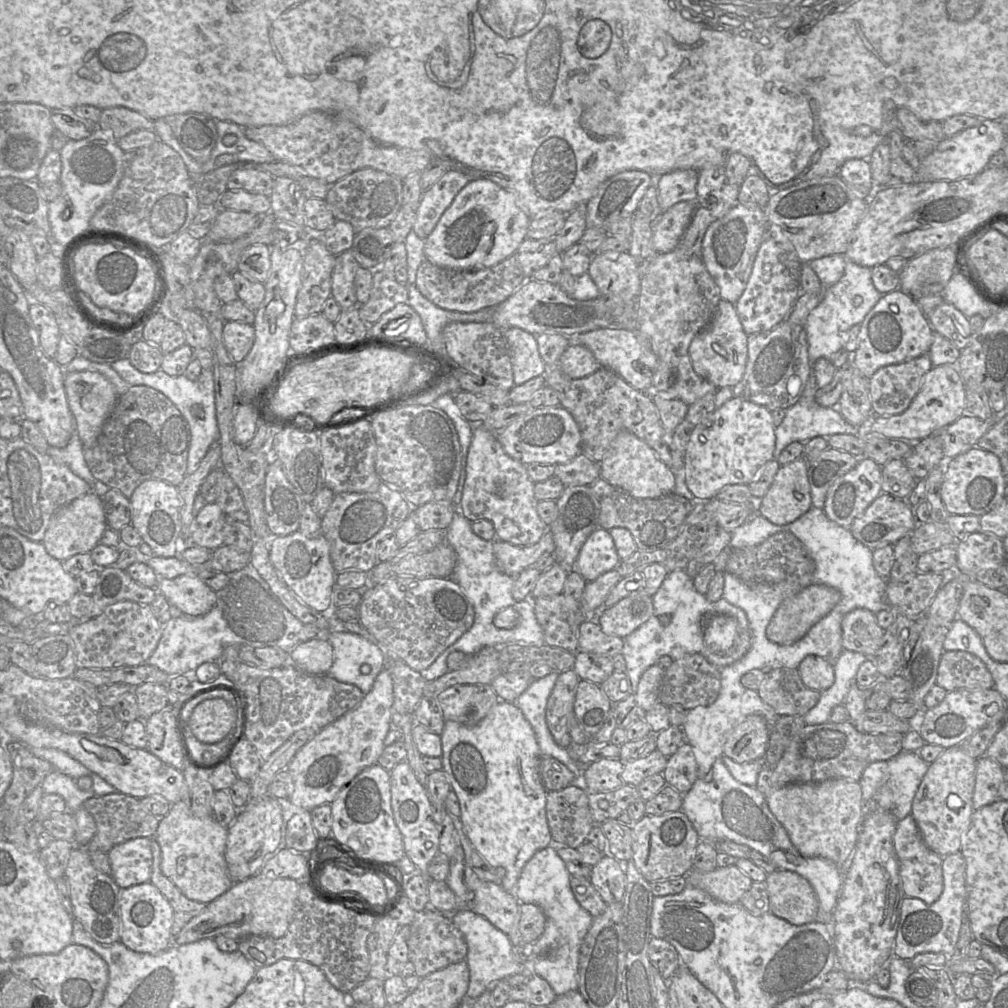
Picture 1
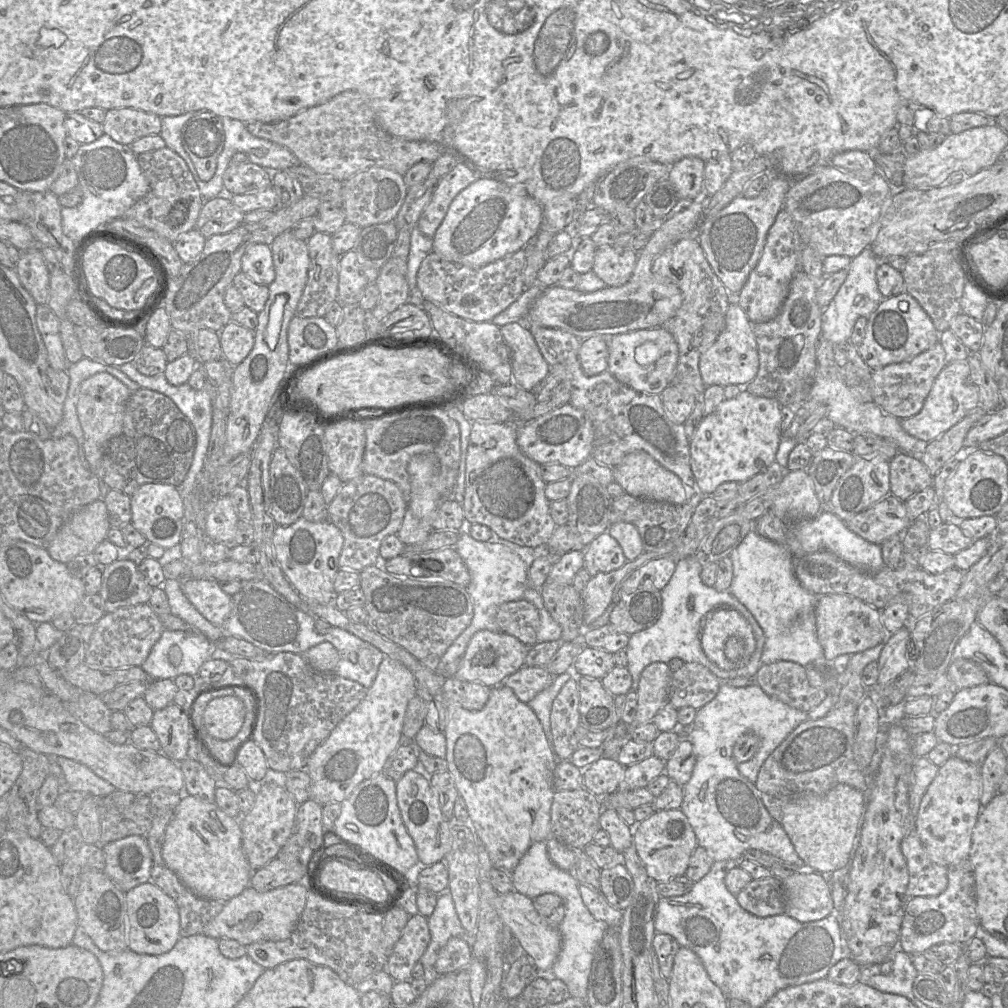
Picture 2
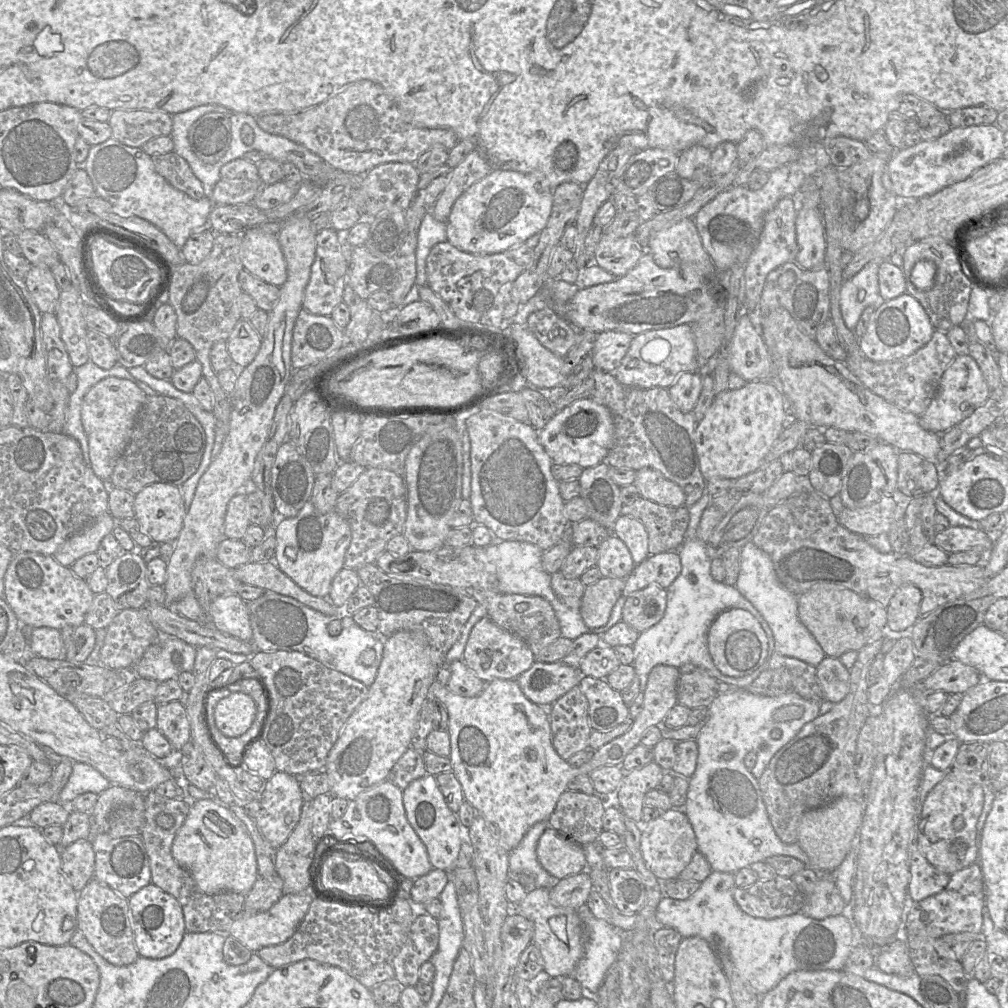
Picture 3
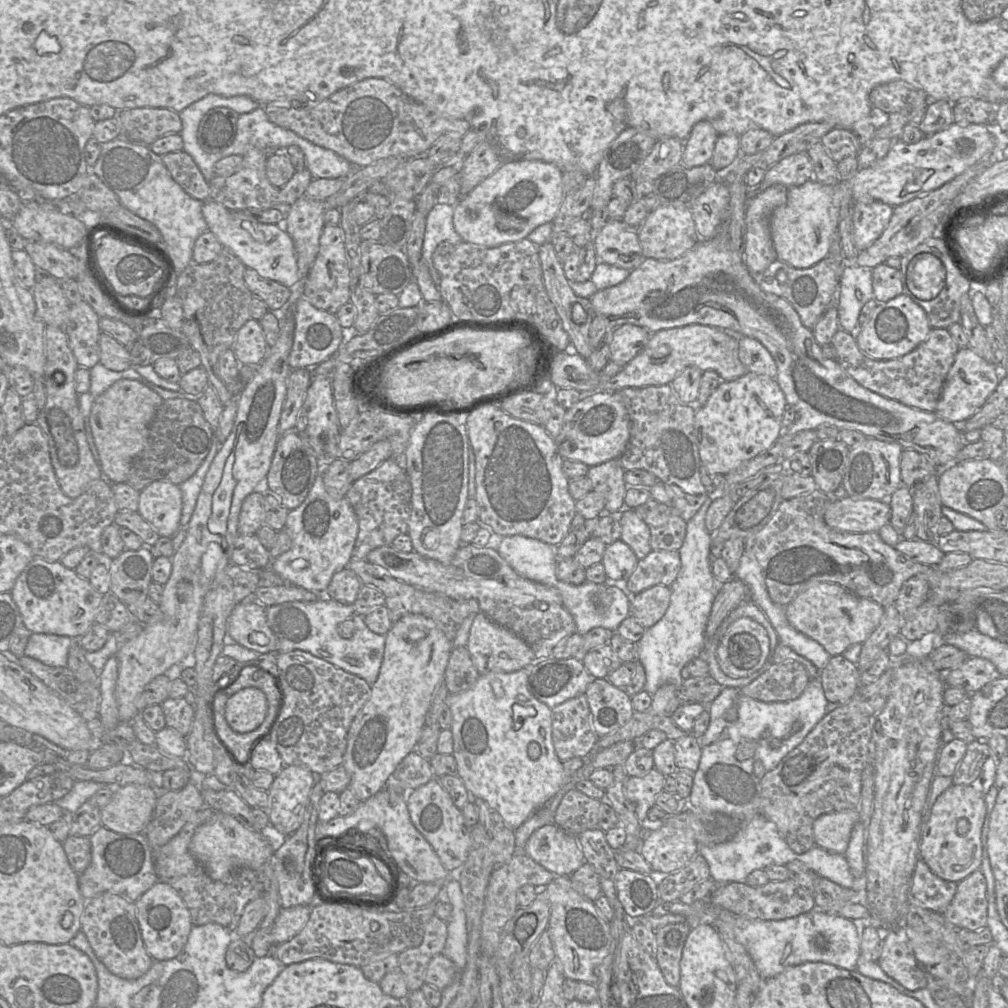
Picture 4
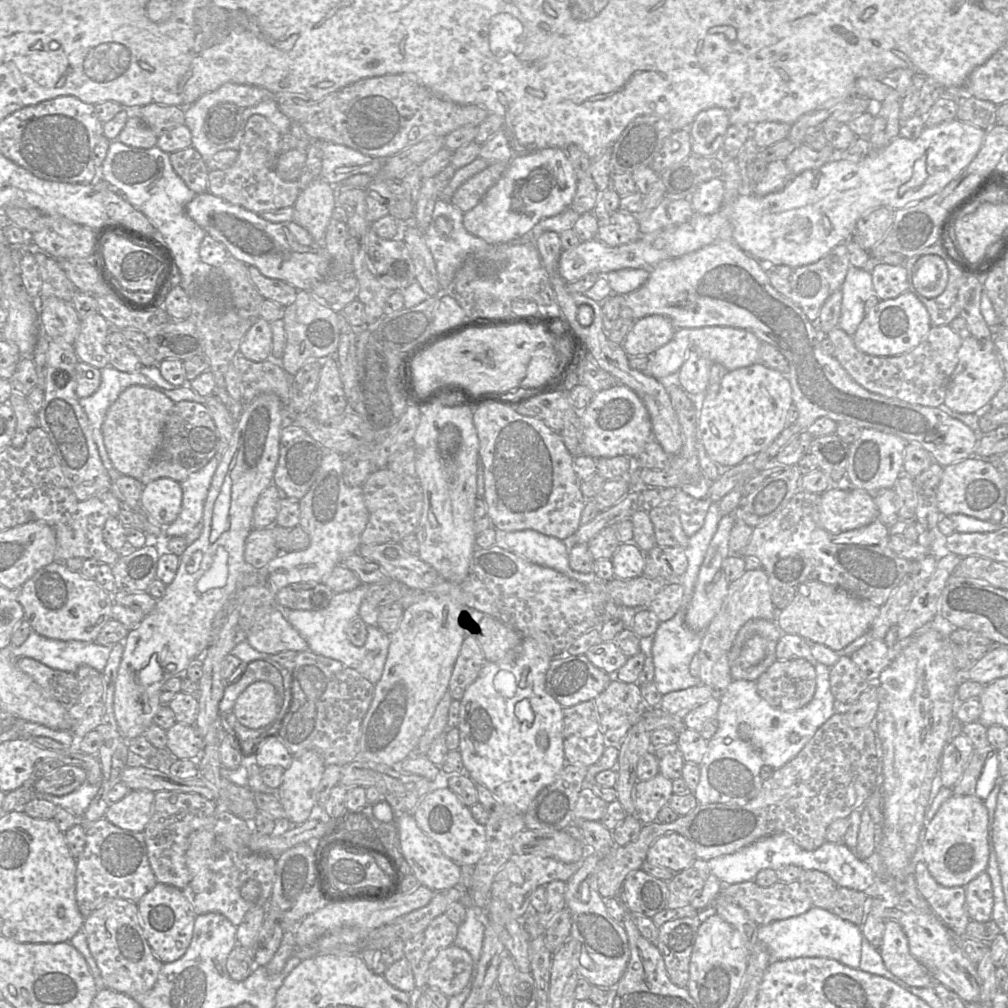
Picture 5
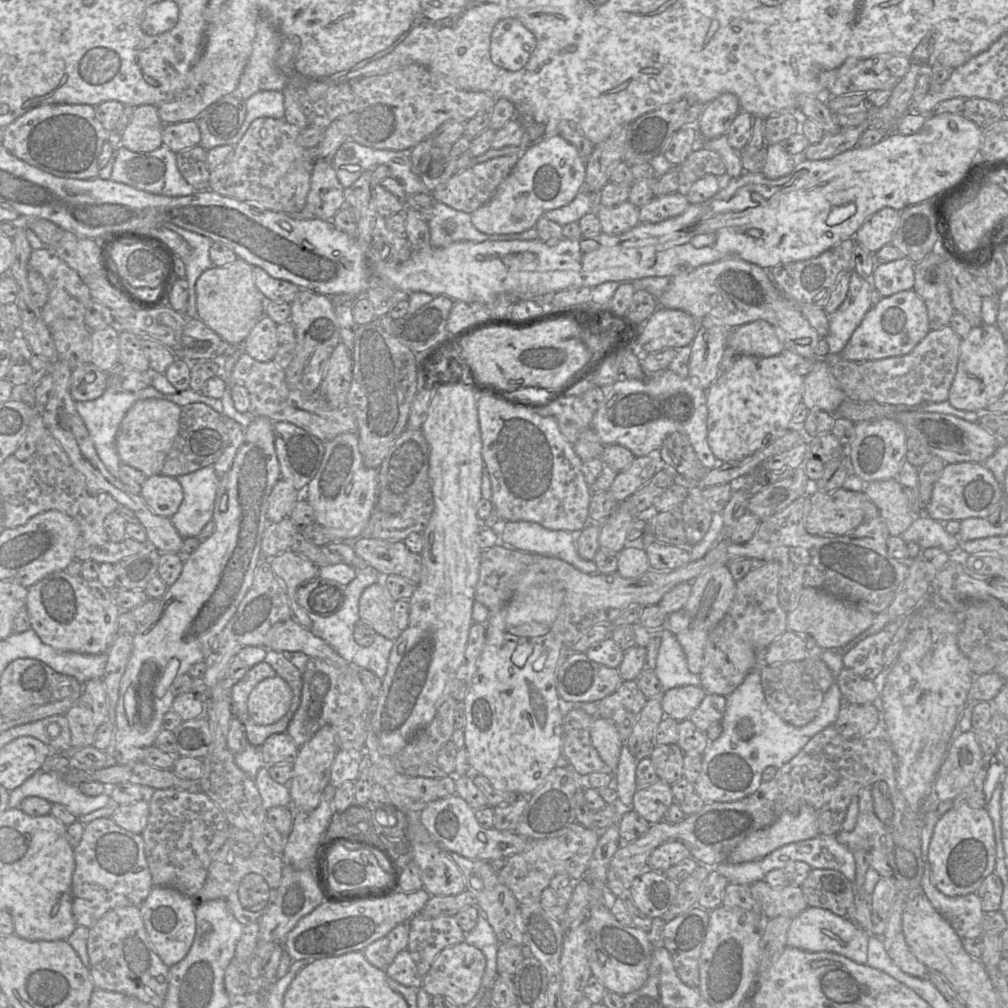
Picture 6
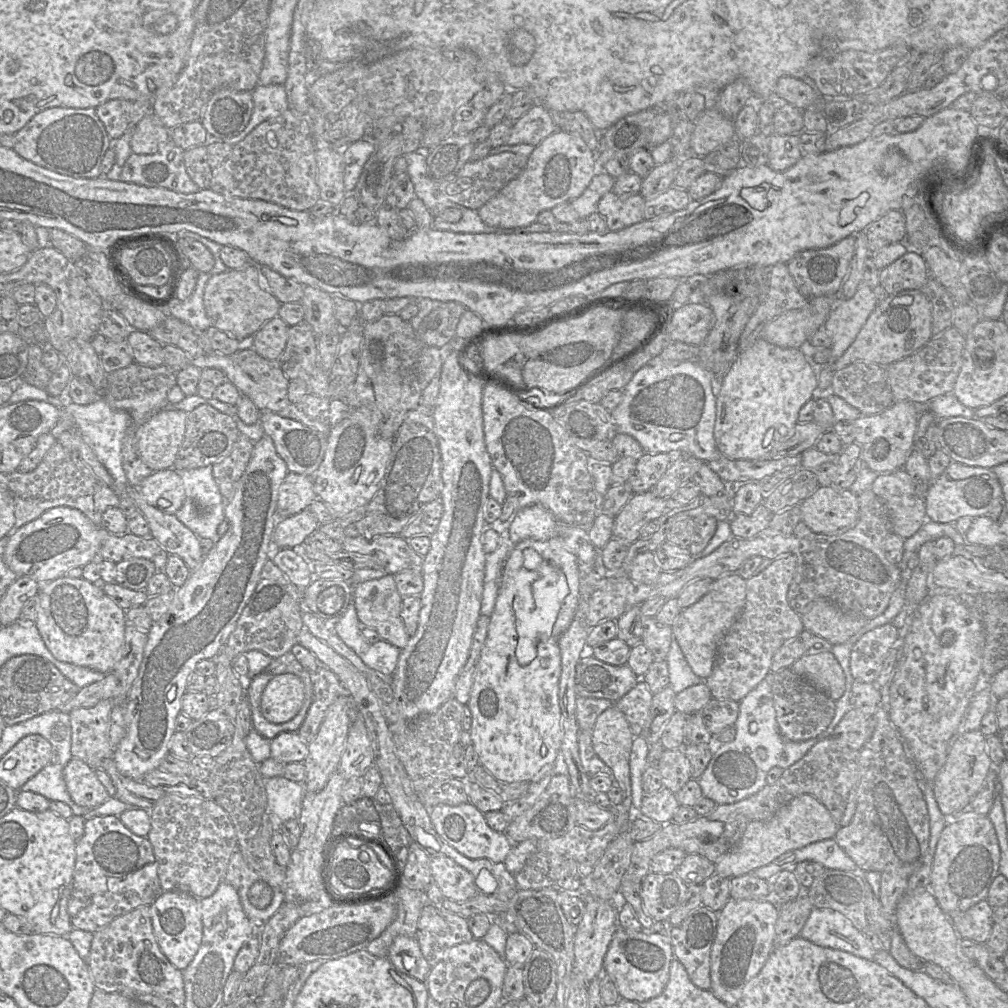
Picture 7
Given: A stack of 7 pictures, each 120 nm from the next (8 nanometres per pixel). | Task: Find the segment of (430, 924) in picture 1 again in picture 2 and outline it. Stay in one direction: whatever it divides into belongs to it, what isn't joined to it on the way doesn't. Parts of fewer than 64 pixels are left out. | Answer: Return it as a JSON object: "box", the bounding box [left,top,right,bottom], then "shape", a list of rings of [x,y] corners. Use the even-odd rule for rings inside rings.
{"box":[434,937,471,975],"shape":[[[453,937],[439,950],[434,968],[438,975],[444,975],[467,968],[471,960],[470,940],[466,937]]]}

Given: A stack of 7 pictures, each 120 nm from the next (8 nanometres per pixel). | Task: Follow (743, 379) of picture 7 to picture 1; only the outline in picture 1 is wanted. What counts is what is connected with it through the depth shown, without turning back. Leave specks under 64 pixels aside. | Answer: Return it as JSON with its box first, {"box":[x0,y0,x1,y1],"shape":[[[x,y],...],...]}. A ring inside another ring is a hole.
{"box":[684,396,776,499],"shape":[[[733,396],[713,411],[713,423],[705,427],[703,422],[695,425],[684,452],[685,482],[691,493],[698,499],[712,499],[730,484],[748,485],[757,472],[773,459],[776,443],[775,428],[771,411],[764,406]]]}

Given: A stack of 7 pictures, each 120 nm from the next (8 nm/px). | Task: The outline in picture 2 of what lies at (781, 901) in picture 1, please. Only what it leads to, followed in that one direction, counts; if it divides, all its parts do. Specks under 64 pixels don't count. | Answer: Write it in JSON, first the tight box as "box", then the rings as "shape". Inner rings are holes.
{"box":[782,869,835,923],"shape":[[[806,869],[782,880],[788,916],[802,923],[821,920],[835,912],[829,877]]]}

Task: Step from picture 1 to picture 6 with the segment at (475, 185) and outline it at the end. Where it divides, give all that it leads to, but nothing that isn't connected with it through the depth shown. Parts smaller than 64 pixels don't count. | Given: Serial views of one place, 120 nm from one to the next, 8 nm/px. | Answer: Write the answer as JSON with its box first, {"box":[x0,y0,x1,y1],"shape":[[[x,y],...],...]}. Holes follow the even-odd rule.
{"box":[471,134,586,234],"shape":[[[556,134],[522,152],[490,200],[471,213],[473,226],[484,234],[512,234],[535,227],[545,212],[569,204],[582,190],[586,164],[577,149]]]}

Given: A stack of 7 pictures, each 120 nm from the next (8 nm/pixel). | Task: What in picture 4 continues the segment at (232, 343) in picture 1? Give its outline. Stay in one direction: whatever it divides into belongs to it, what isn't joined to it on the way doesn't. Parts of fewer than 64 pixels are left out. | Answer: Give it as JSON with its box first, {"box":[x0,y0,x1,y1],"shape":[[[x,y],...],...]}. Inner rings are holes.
{"box":[231,319,268,364],"shape":[[[249,319],[238,330],[231,349],[240,364],[260,364],[268,348],[259,321]]]}

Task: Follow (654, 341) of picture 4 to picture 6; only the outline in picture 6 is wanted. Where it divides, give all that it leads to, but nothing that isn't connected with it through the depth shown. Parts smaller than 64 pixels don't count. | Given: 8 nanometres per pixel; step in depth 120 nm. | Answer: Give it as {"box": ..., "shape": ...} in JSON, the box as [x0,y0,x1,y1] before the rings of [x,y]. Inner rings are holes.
{"box":[727,320,785,357],"shape":[[[757,320],[729,331],[727,347],[741,355],[759,357],[778,356],[785,349],[774,326],[765,320]]]}

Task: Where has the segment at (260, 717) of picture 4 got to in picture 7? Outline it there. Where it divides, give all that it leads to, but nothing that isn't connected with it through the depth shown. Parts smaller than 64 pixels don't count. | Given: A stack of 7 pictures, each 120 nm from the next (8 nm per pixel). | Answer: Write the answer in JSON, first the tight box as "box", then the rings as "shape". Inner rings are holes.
{"box":[261,673,304,724],"shape":[[[290,673],[274,676],[261,696],[261,713],[274,724],[283,724],[294,718],[304,701],[302,680]]]}

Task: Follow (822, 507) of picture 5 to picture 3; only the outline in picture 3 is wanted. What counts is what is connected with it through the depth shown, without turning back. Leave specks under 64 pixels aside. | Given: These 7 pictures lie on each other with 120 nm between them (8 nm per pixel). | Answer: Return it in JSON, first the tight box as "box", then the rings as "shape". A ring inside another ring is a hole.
{"box":[837,496,897,536],"shape":[[[884,496],[877,503],[863,508],[844,508],[837,518],[853,533],[876,536],[889,532],[896,506],[897,501],[892,496]]]}

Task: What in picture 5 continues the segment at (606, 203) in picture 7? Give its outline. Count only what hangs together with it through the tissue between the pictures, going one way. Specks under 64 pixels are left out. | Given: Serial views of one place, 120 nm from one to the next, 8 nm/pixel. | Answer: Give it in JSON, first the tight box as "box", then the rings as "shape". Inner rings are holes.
{"box":[596,209,639,247],"shape":[[[619,209],[607,222],[601,222],[596,238],[608,246],[615,247],[633,242],[639,236],[639,223],[635,214]]]}

